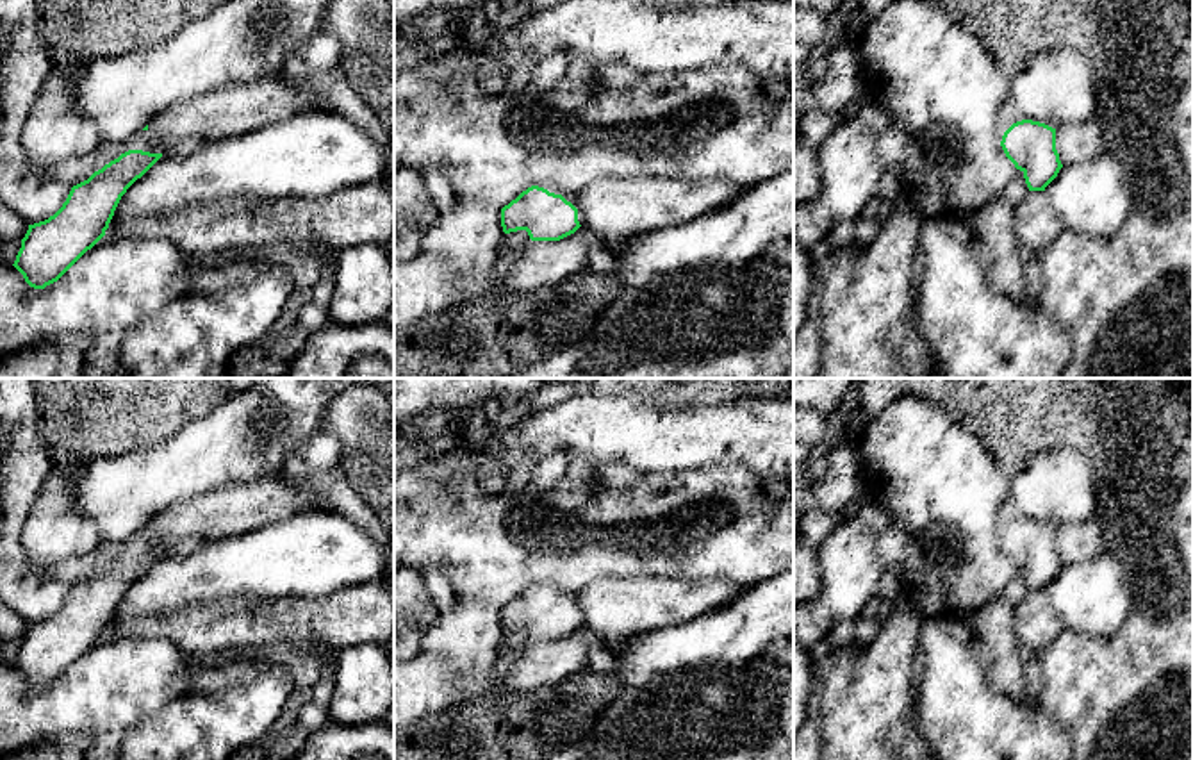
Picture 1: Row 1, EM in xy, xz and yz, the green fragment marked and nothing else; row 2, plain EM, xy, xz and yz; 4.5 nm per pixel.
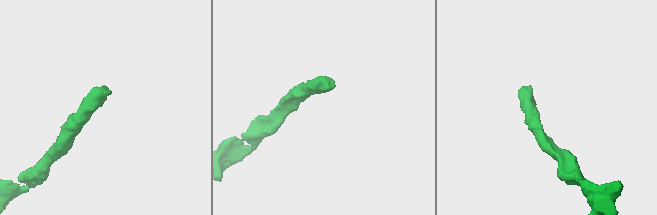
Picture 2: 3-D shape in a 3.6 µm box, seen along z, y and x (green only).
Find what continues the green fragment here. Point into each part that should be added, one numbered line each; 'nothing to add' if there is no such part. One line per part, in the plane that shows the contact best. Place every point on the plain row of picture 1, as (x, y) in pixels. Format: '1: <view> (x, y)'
1: xz (551, 587)

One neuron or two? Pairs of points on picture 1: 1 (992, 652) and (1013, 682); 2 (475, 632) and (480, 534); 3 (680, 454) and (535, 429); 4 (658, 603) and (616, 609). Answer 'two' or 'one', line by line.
1: one
2: two
3: one
4: one

